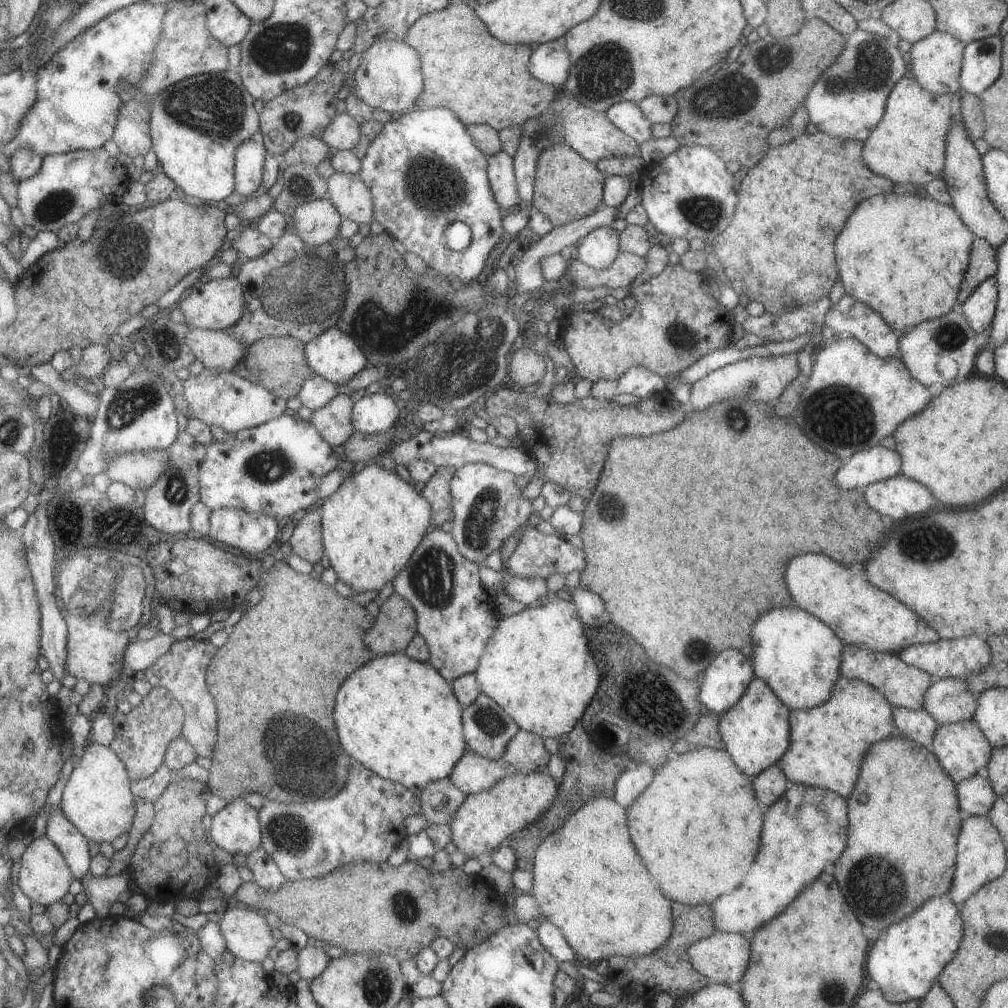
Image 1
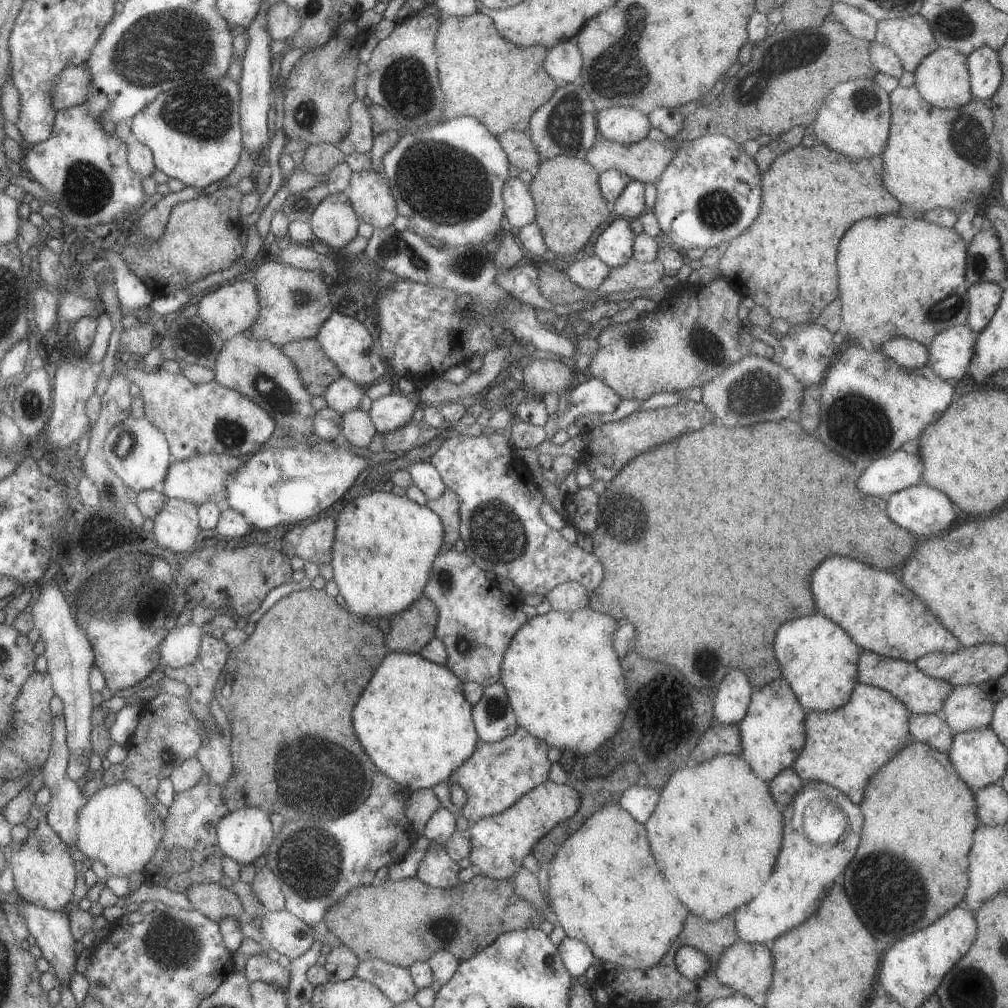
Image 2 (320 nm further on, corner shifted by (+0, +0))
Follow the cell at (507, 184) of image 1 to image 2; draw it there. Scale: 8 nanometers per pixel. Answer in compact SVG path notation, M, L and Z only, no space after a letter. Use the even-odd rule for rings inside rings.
M508 178L502 188L505 225L520 229L534 220L536 210L530 195L529 182Z

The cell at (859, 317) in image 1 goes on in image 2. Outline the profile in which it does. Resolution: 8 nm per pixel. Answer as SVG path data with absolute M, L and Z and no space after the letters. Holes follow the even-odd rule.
M889 337L879 349L906 369L918 369L928 364L927 347L907 337Z

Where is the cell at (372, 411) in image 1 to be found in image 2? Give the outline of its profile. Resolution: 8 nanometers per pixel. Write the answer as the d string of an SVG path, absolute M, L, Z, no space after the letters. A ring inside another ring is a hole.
M404 393L382 396L371 401L368 415L377 432L388 433L412 419L415 404Z

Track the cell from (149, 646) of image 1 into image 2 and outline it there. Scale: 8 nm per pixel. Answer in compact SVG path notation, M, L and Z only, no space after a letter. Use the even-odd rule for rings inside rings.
M193 623L173 627L158 646L161 664L176 669L193 662L204 634L209 634L207 628Z

